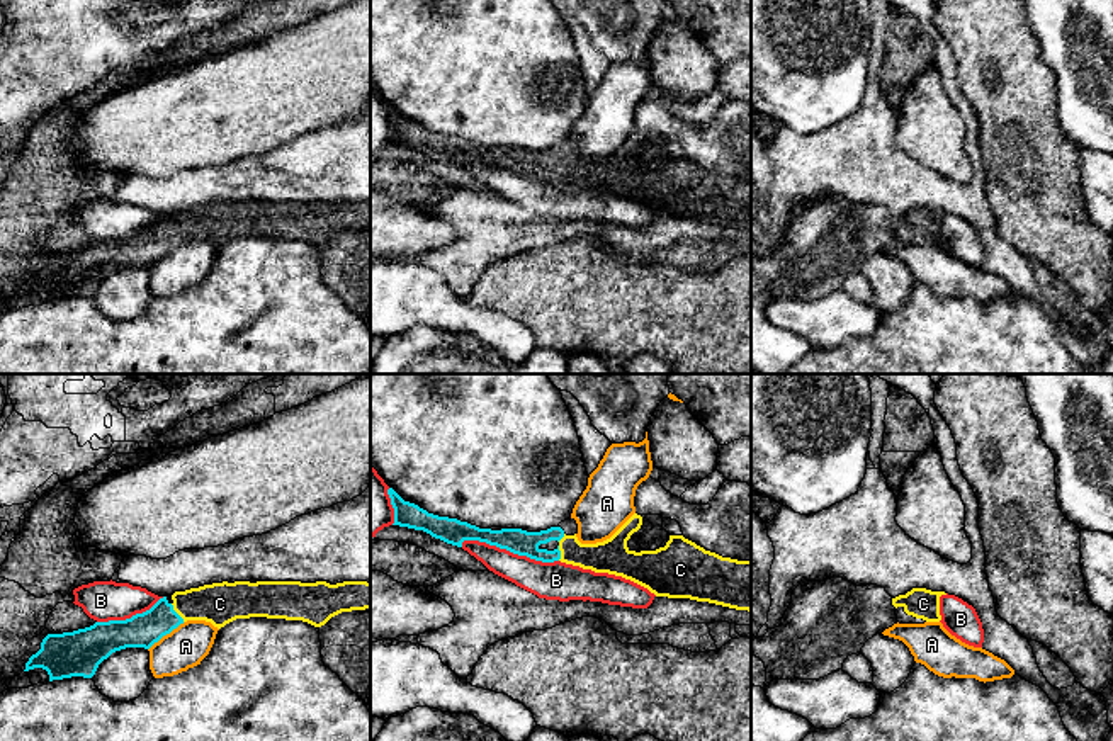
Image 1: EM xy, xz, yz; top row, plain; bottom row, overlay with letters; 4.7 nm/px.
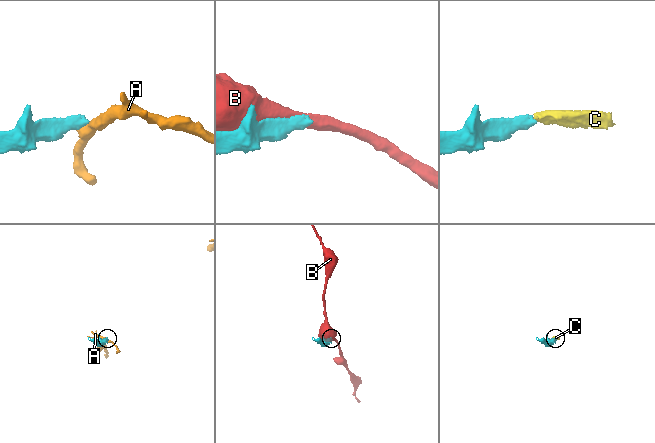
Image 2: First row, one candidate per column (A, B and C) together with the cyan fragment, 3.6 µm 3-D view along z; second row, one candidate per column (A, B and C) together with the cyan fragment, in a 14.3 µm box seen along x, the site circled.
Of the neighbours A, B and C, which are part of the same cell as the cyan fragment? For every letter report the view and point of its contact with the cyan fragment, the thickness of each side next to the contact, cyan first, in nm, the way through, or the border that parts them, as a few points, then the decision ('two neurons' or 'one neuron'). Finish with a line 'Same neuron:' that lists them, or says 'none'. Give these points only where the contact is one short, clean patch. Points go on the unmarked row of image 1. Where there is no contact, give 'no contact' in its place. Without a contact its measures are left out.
A: contact xy (165, 254); calibres 160 and 200 nm; border xy (184, 242), (163, 254), (148, 269); two neurons
B: contact xz (510, 170); calibres 120 and 180 nm; two neurons
C: contact xy (175, 231); calibres 160 and 200 nm; way xy (143, 248), (175, 231), (192, 223), (220, 223); one neuron
Same neuron: C

